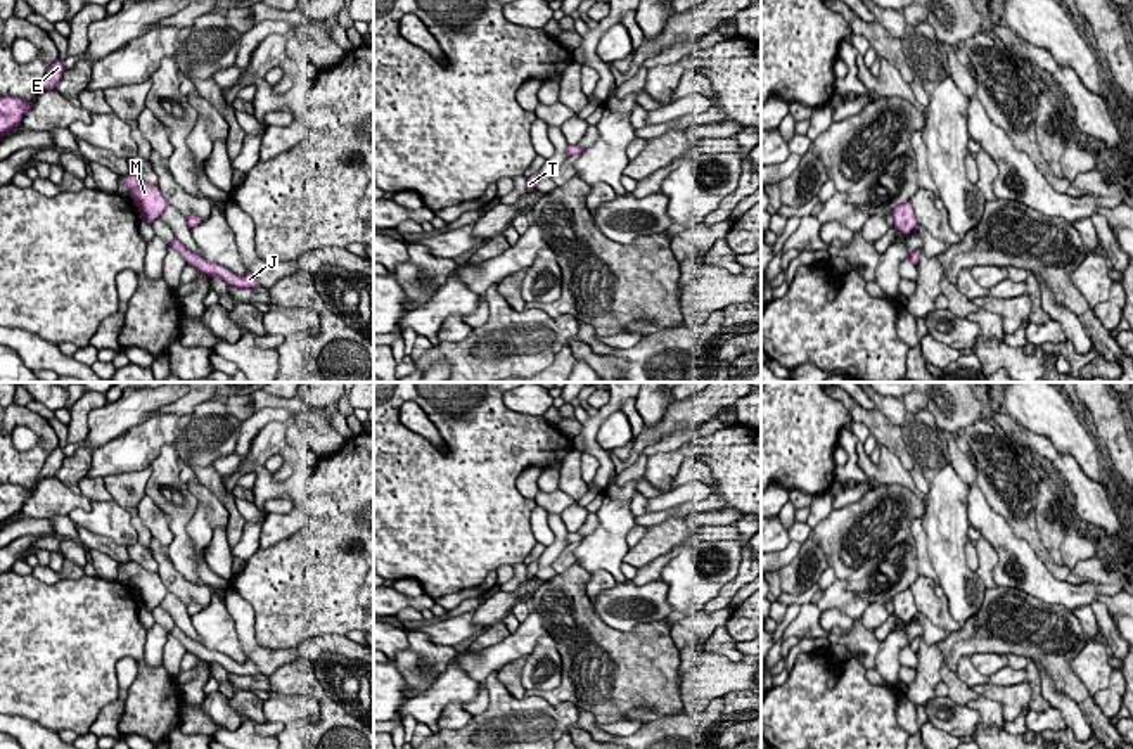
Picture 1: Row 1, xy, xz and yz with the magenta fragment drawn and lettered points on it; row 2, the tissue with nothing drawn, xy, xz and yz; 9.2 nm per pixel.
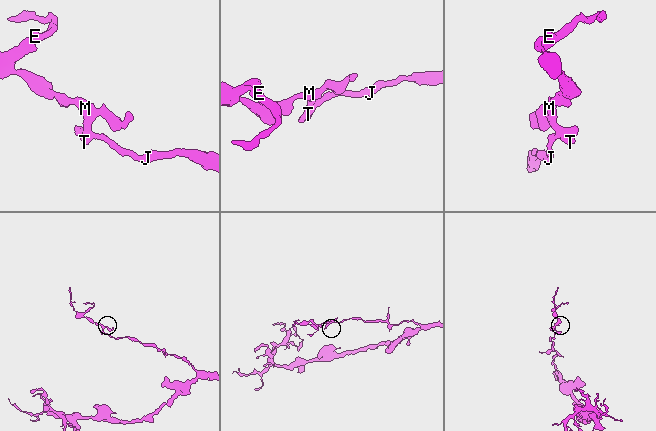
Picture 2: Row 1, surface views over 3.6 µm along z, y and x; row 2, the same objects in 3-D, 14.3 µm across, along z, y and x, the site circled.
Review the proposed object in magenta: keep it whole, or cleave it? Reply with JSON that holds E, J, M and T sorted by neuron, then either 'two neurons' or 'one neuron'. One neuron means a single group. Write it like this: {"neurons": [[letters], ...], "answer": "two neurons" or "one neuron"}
{"neurons": [["E", "J", "M", "T"]], "answer": "one neuron"}

